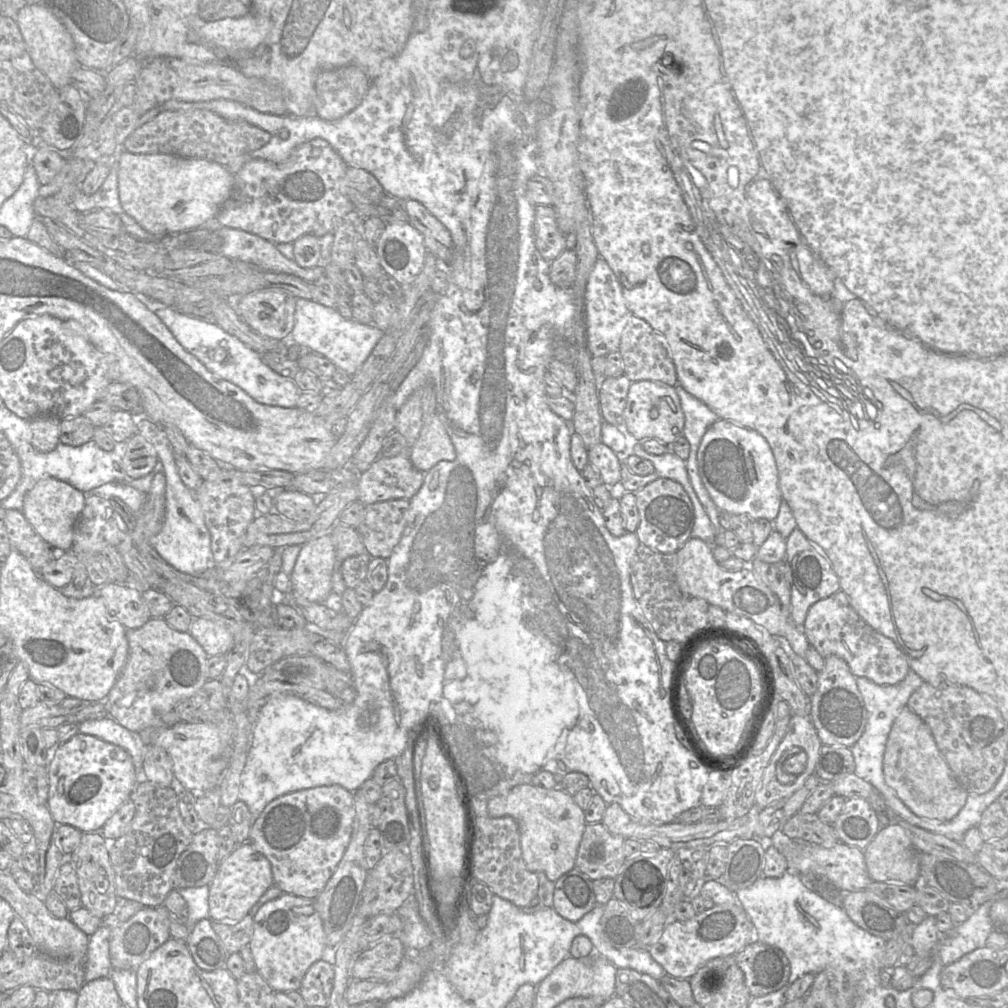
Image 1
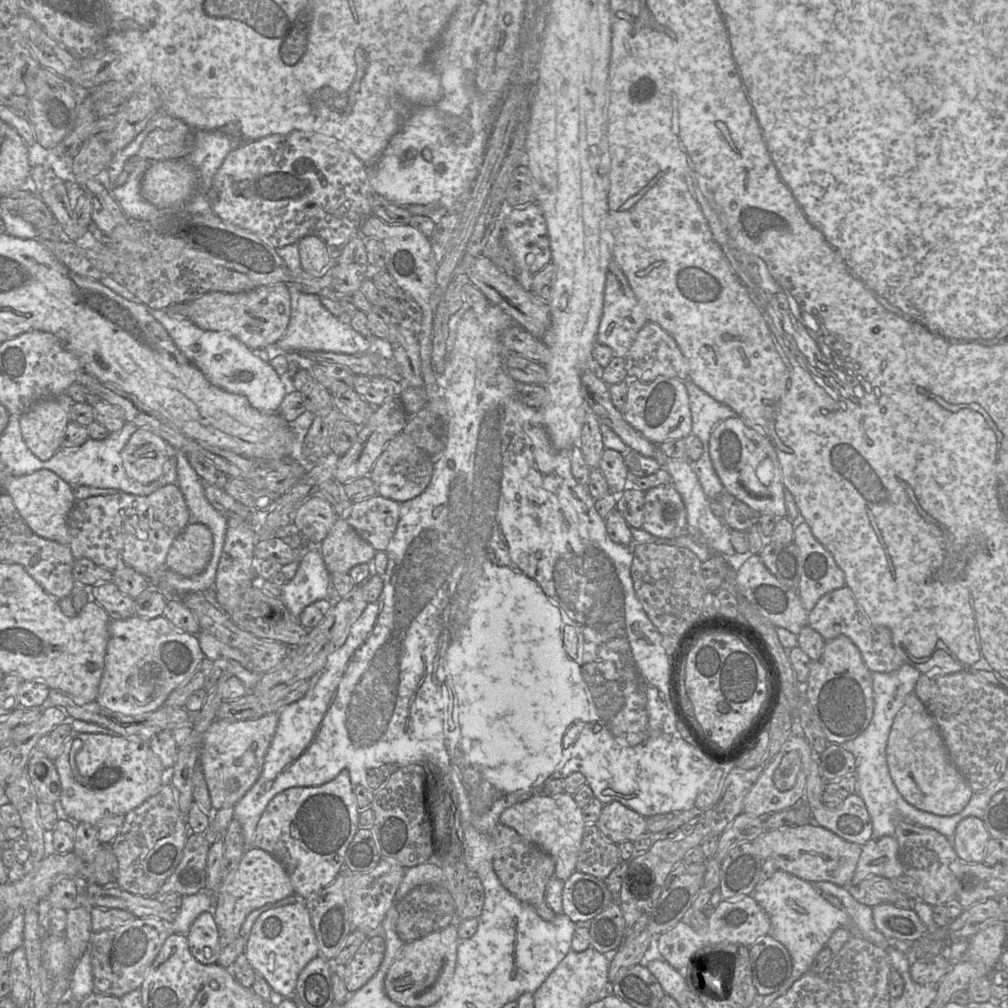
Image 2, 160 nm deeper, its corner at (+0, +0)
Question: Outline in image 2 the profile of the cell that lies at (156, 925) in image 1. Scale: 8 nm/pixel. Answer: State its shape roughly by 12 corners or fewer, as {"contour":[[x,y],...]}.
{"contour":[[157,918],[92,933],[94,992],[140,989],[171,933]]}

